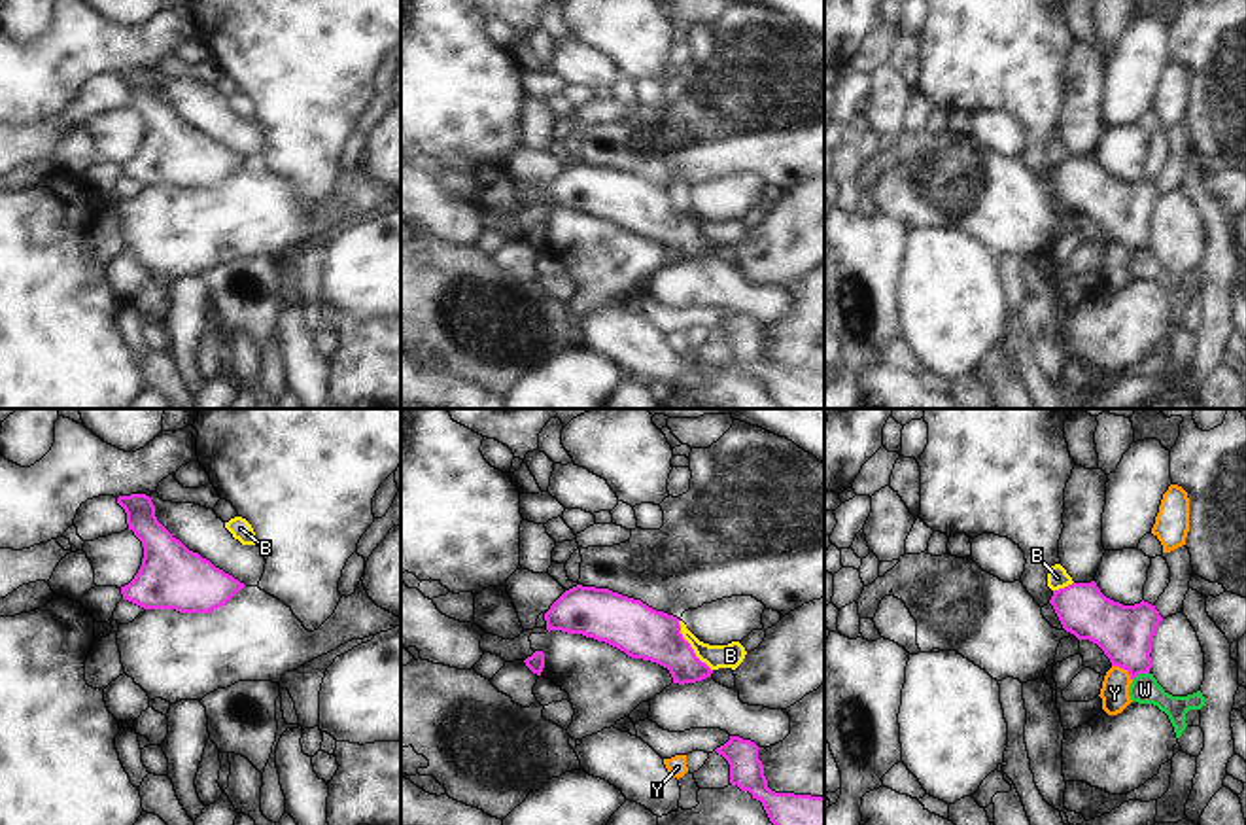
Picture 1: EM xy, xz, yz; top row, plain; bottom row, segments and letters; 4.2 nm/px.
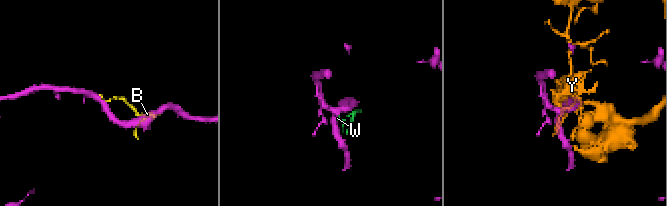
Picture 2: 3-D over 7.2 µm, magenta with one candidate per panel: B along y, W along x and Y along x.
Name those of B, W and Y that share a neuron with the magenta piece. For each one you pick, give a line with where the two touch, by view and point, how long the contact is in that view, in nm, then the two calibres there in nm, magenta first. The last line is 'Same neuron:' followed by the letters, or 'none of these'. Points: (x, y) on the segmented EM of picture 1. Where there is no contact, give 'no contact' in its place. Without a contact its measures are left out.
Same neuron: none of these

